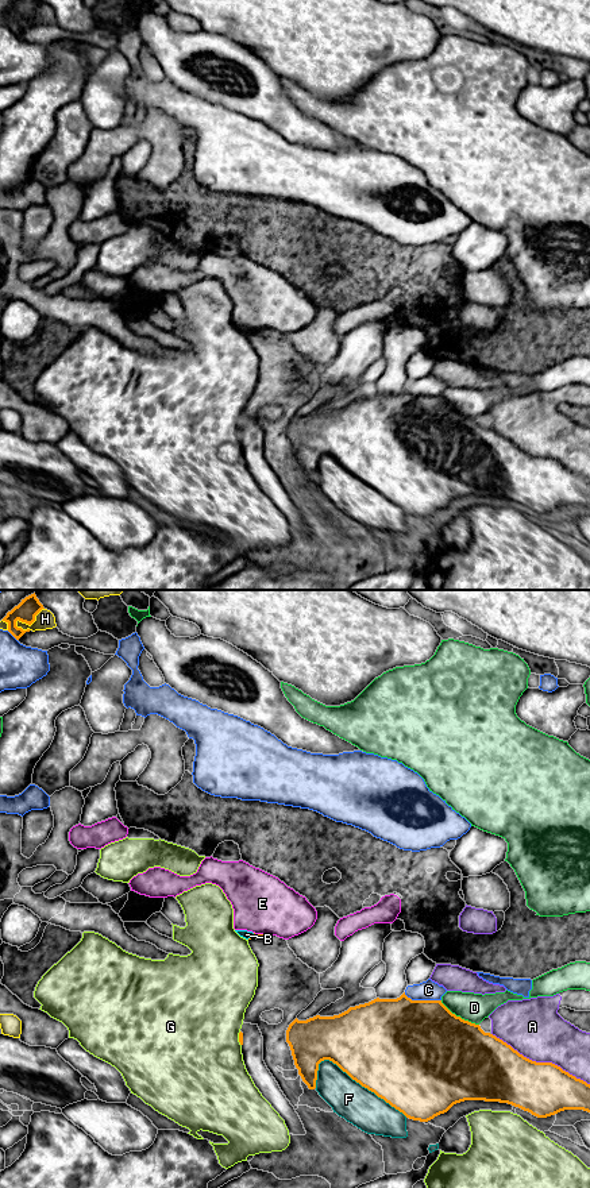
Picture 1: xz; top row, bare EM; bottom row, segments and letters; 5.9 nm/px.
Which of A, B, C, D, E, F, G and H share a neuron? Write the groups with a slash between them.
A E / B / C / D / F / G / H

